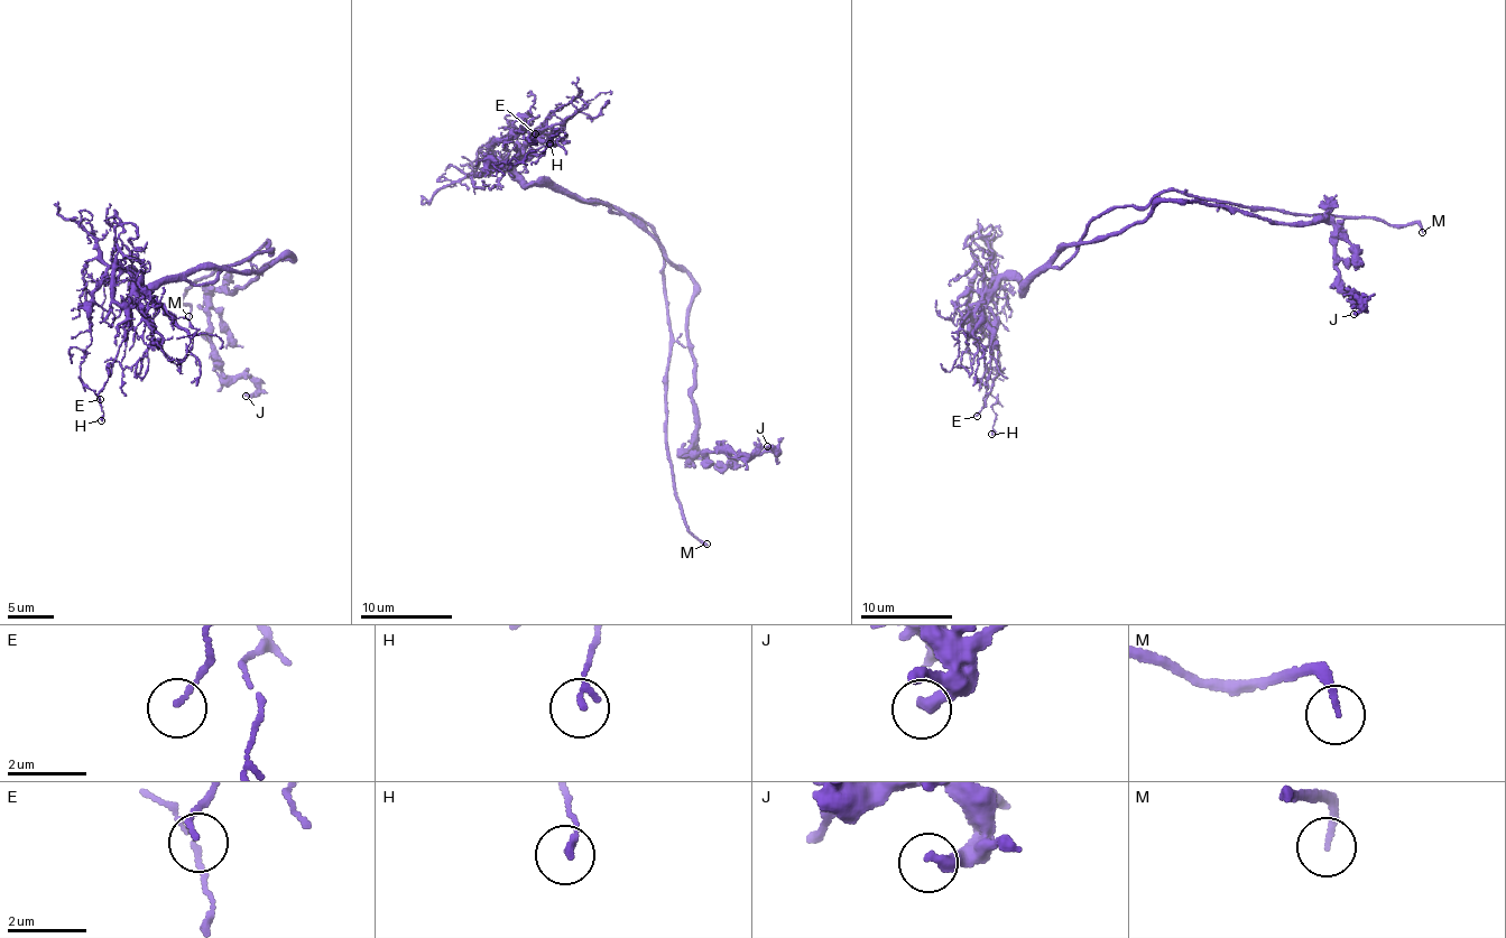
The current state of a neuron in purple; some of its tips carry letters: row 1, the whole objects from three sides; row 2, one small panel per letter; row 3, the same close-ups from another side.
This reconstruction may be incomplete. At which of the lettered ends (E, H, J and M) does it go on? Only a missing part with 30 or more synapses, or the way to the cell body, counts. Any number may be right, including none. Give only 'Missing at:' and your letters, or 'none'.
Missing at: M

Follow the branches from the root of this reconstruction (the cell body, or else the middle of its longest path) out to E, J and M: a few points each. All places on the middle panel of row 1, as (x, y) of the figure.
E: (636, 225), (604, 204), (580, 202), (521, 179), (515, 168), (529, 139), (519, 135), (534, 145), (535, 133)
J: (636, 225), (692, 279), (690, 457), (776, 451), (767, 446)
M: (636, 225), (619, 211), (648, 224), (662, 253), (671, 337), (666, 452), (680, 516), (707, 544)

